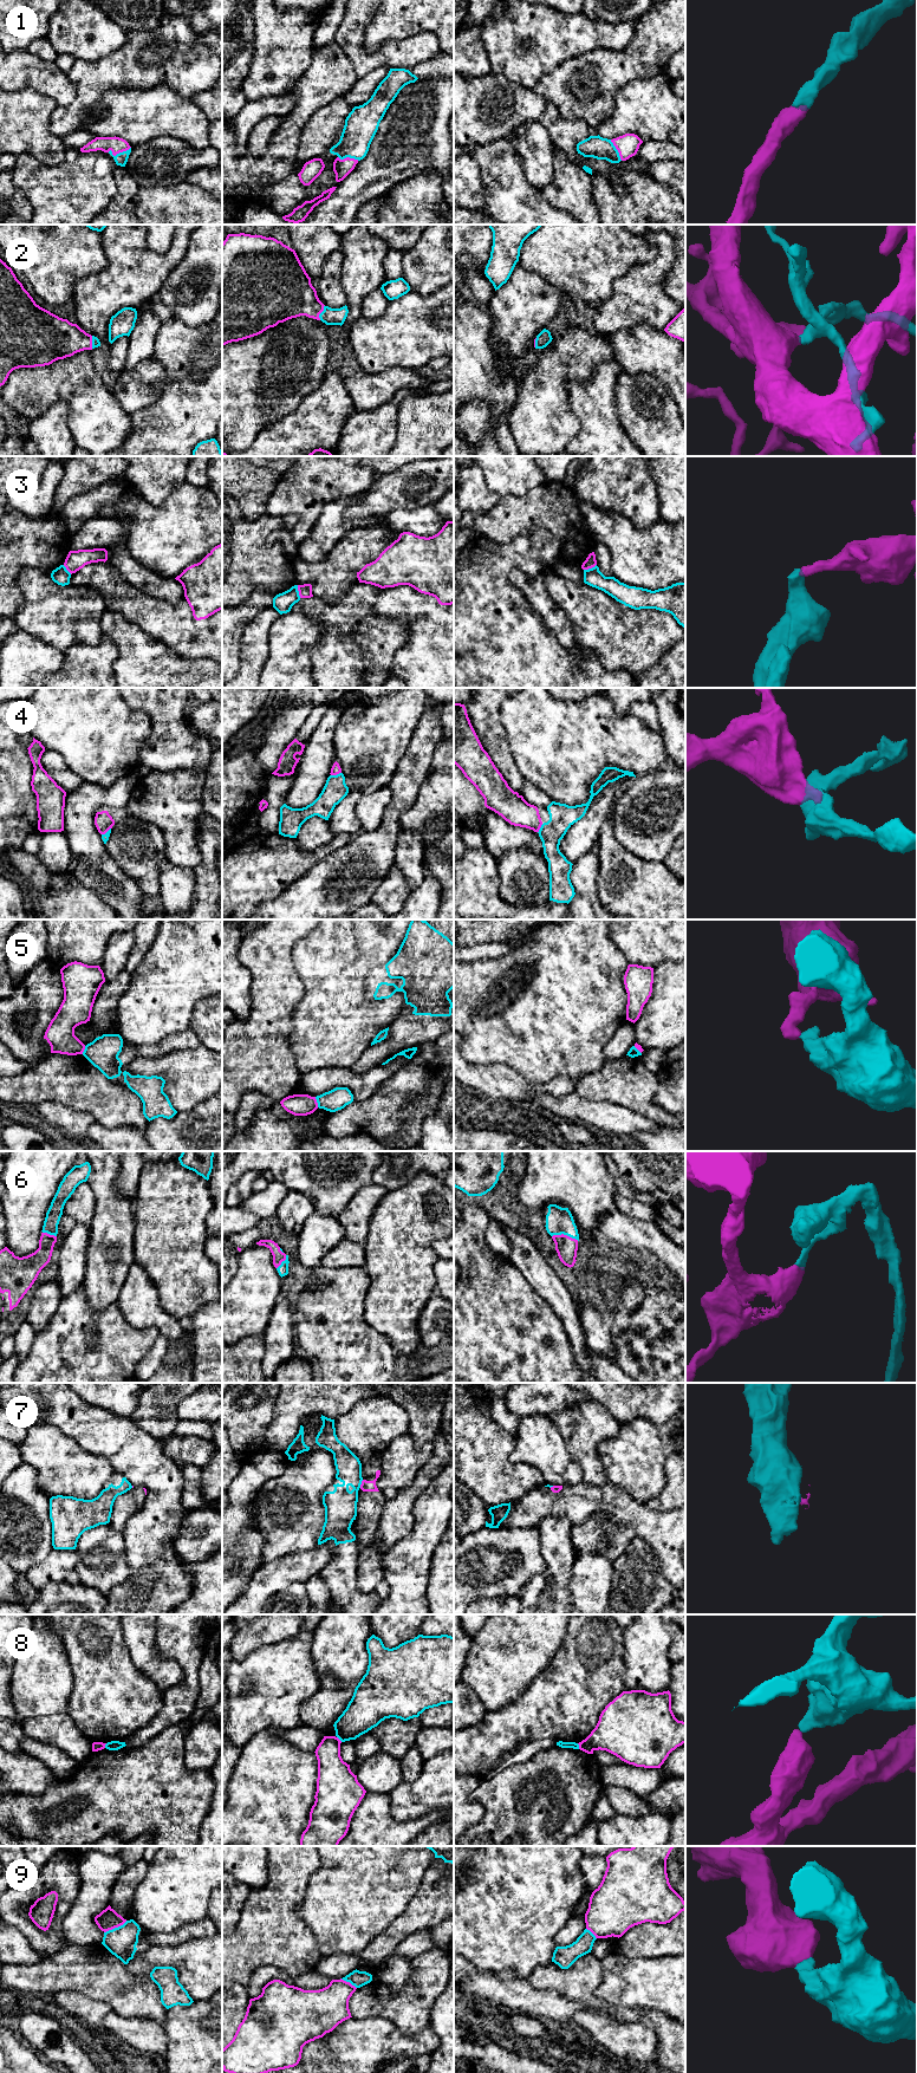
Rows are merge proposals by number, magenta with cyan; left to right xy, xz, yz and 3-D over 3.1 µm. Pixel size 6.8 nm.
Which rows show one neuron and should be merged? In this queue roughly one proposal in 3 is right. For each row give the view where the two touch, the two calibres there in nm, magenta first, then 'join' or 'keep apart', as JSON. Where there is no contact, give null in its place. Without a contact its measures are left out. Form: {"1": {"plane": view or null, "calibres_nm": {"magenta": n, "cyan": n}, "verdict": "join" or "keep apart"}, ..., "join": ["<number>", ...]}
{"1": {"plane": "xy", "calibres_nm": {"magenta": 110, "cyan": 90}, "verdict": "join"}, "2": {"plane": "xz", "calibres_nm": {"magenta": 320, "cyan": 110}, "verdict": "join"}, "3": {"plane": "xz", "calibres_nm": {"magenta": 100, "cyan": 140}, "verdict": "keep apart"}, "4": {"plane": "xz", "calibres_nm": {"magenta": 70, "cyan": 160}, "verdict": "join"}, "5": {"plane": "xz", "calibres_nm": {"magenta": 140, "cyan": 150}, "verdict": "keep apart"}, "6": {"plane": "yz", "calibres_nm": {"magenta": 150, "cyan": 180}, "verdict": "join"}, "7": {"plane": "xz", "calibres_nm": {"magenta": 80, "cyan": 220}, "verdict": "keep apart"}, "8": {"plane": "yz", "calibres_nm": {"magenta": 260, "cyan": 50}, "verdict": "keep apart"}, "9": {"plane": "xy", "calibres_nm": {"magenta": 140, "cyan": 200}, "verdict": "keep apart"}, "join": ["1", "2", "4", "6"]}

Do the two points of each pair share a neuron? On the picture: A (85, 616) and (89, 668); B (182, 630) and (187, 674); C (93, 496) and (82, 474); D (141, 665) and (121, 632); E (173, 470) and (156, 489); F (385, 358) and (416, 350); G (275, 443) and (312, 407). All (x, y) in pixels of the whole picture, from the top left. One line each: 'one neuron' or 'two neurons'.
A: two neurons
B: two neurons
C: two neurons
D: one neuron
E: one neuron
F: one neuron
G: one neuron

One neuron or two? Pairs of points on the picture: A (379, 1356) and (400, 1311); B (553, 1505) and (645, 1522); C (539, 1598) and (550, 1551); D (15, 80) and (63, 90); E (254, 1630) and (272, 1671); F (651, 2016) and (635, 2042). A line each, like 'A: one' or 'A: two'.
A: two
B: one
C: one
D: one
E: two
F: two

